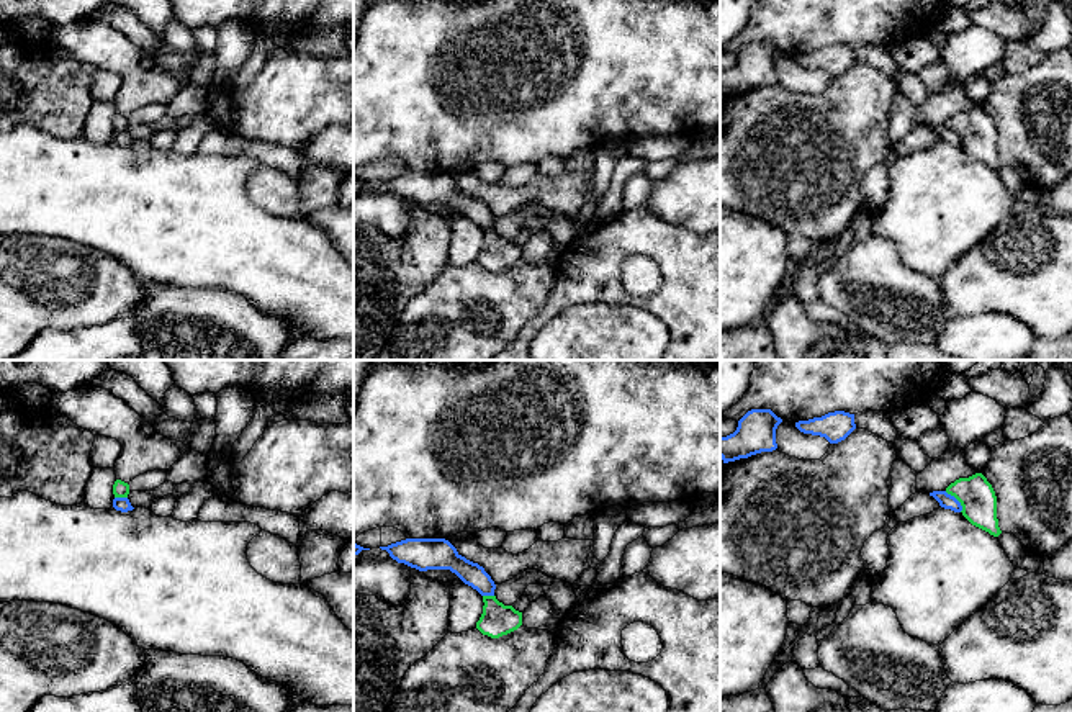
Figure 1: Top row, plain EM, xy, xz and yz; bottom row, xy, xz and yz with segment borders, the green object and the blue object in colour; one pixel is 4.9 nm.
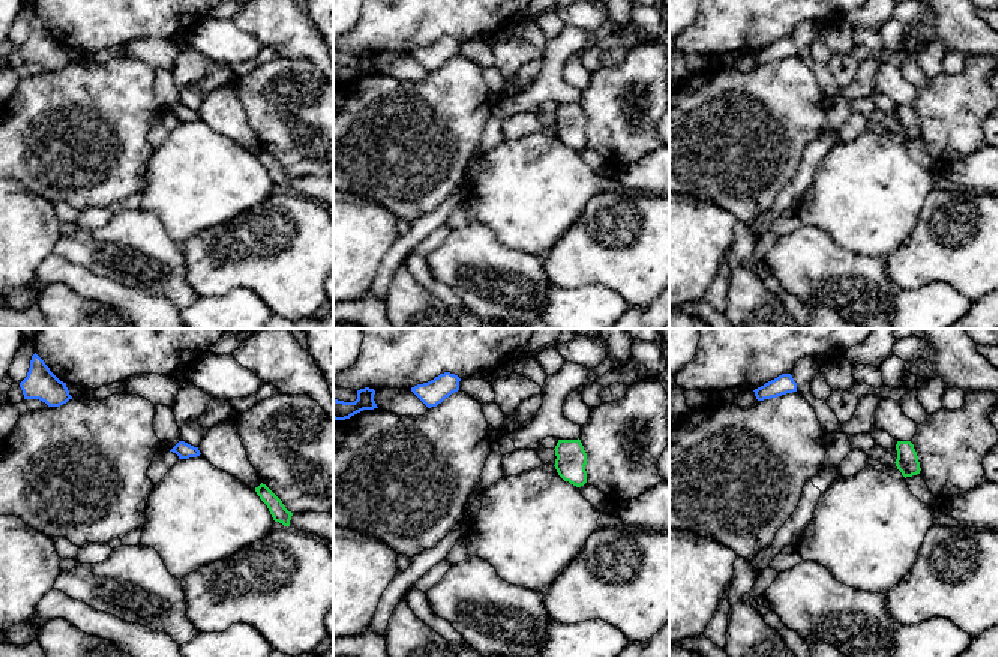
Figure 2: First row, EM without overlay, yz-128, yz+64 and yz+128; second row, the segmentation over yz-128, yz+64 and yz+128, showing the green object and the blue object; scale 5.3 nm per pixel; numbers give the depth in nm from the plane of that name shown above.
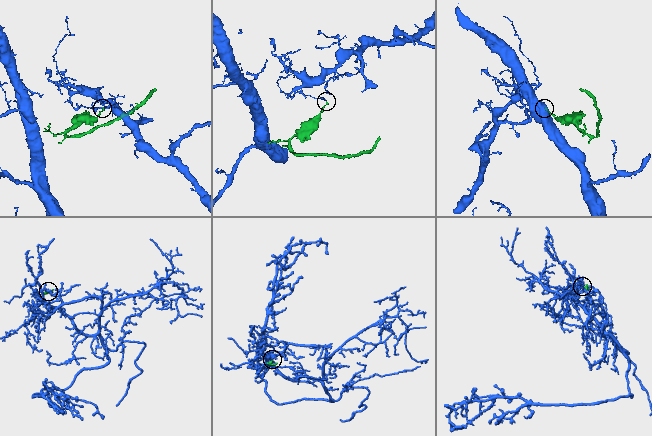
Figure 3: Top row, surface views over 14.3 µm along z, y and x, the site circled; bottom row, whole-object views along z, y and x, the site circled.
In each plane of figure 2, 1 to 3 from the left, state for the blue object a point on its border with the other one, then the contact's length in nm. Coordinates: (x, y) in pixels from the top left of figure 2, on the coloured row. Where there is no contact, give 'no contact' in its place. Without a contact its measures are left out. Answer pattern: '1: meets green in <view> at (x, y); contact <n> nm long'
1: no contact
2: no contact
3: no contact

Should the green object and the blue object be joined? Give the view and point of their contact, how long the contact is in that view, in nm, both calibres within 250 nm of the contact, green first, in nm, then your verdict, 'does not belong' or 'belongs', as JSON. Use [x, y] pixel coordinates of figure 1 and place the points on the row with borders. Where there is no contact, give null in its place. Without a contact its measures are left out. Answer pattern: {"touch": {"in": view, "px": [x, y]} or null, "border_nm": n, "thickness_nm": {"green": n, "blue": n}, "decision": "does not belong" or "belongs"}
{"touch": {"in": "yz", "px": [956, 498]}, "border_nm": 130, "thickness_nm": {"green": 180, "blue": 70}, "decision": "does not belong"}

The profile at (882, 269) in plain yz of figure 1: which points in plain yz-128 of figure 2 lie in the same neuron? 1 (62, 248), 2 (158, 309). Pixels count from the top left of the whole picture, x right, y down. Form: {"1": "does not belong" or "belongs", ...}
{"1": "belongs", "2": "does not belong"}

